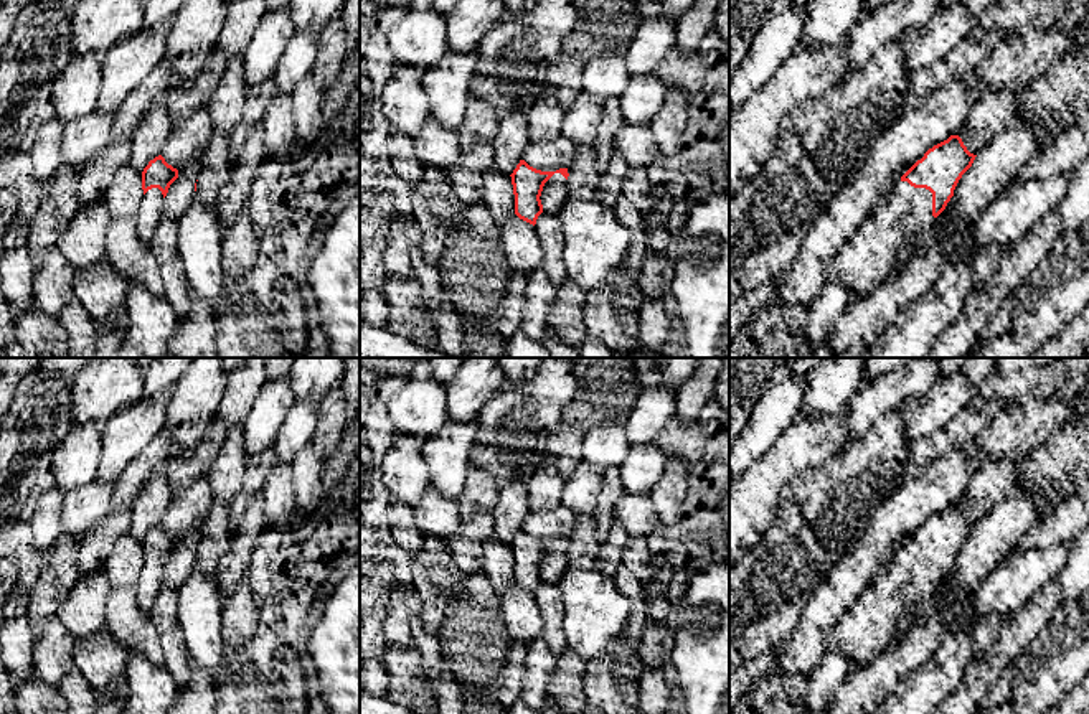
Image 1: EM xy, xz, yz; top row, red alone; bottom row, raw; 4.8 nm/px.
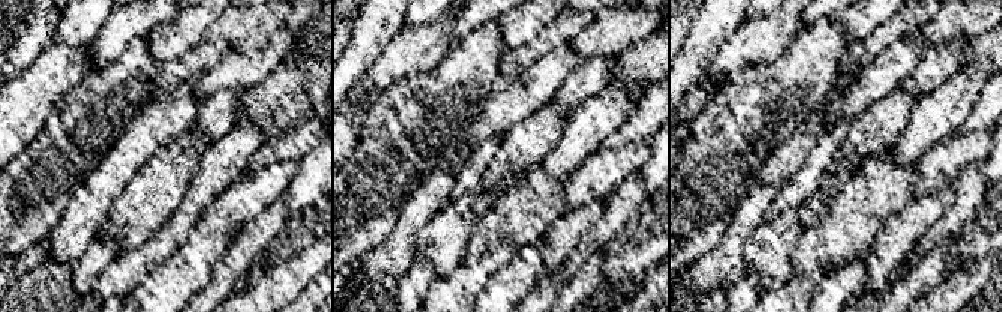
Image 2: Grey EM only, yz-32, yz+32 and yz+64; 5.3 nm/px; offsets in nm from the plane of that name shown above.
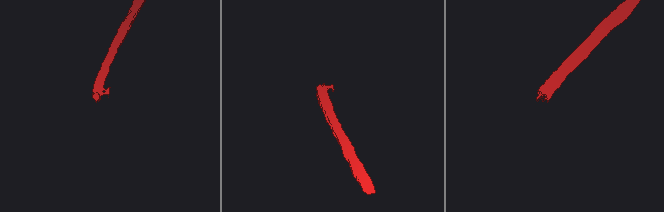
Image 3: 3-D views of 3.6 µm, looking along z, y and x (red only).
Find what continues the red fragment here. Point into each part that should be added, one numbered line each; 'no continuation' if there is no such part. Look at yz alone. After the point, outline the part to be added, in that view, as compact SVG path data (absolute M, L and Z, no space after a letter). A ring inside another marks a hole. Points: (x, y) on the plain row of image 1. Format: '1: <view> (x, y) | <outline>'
1: yz (876, 615) | M899 551L883 577L832 628L827 651L845 655L850 673L858 671L888 646L901 632L904 615L932 590L932 562Z

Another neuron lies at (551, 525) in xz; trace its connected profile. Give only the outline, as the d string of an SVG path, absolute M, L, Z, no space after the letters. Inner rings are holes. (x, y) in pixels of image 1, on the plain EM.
M564 505L548 511L530 511L523 521L523 529L541 541L568 538L576 523L576 514Z

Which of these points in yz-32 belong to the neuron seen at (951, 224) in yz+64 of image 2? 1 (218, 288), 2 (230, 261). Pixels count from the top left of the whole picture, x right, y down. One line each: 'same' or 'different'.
1: same
2: same

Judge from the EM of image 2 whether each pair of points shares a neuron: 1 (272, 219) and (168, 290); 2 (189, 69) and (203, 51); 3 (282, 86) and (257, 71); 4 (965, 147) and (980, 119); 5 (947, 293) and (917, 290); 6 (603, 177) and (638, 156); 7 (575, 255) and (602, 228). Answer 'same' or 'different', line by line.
1: different
2: same
3: different
4: different
5: different
6: same
7: same

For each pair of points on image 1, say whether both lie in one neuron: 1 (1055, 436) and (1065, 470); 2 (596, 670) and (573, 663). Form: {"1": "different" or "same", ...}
{"1": "same", "2": "different"}

